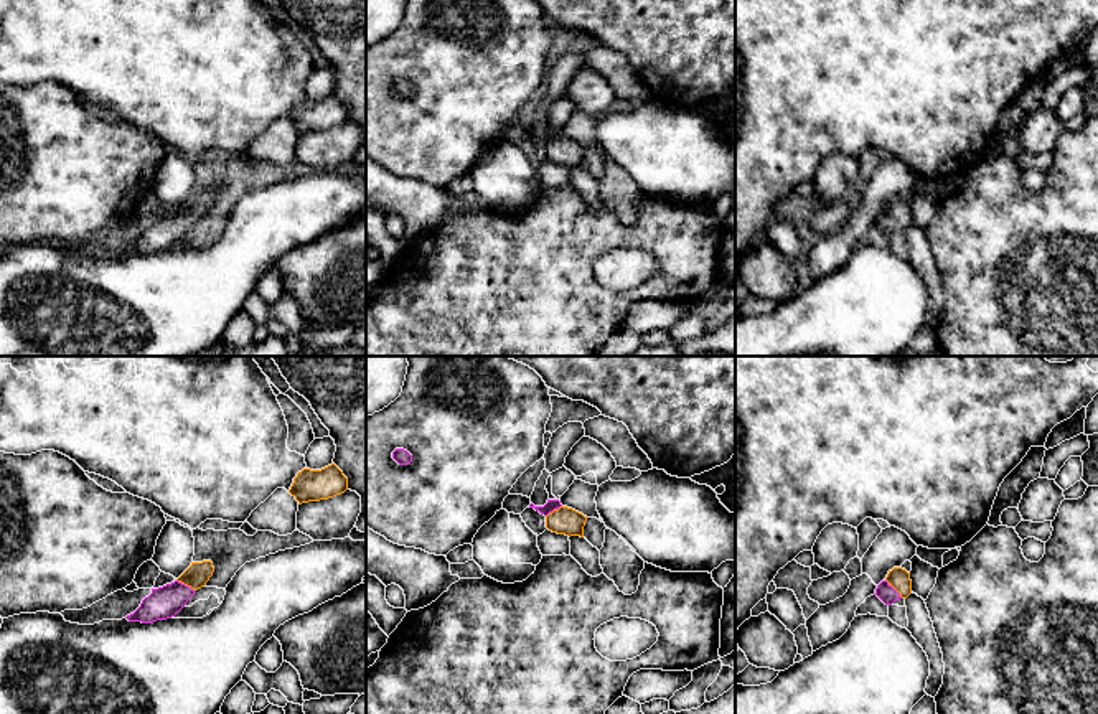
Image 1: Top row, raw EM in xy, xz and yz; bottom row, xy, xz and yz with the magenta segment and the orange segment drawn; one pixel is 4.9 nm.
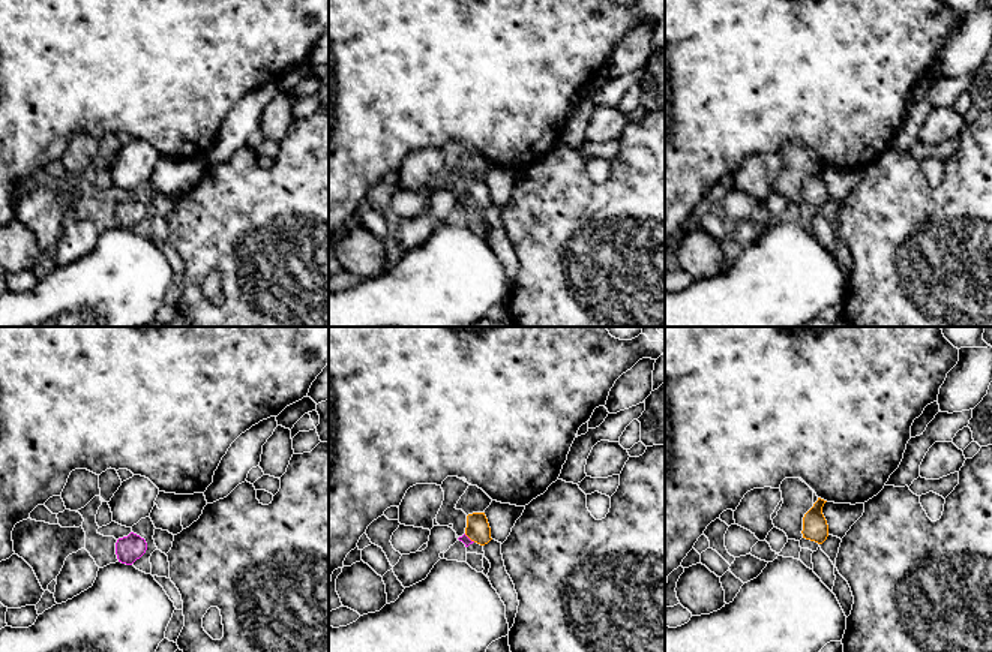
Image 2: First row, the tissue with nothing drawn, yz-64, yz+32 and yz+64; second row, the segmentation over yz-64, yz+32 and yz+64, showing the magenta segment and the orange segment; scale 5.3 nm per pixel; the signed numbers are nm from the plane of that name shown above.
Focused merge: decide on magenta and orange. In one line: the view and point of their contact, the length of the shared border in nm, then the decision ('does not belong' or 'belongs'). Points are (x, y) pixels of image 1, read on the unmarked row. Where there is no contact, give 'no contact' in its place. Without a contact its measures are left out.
yz (894, 220) | 130 nm | belongs

